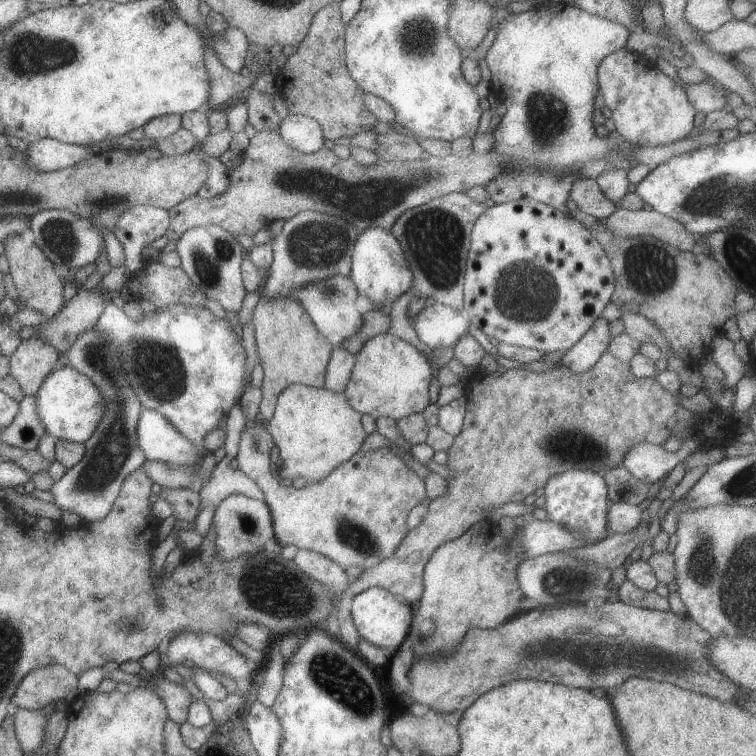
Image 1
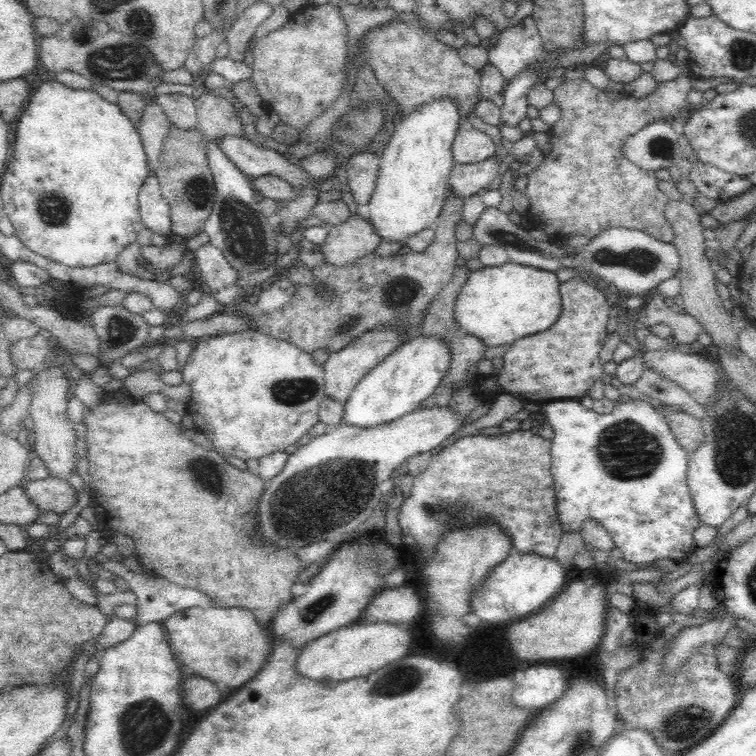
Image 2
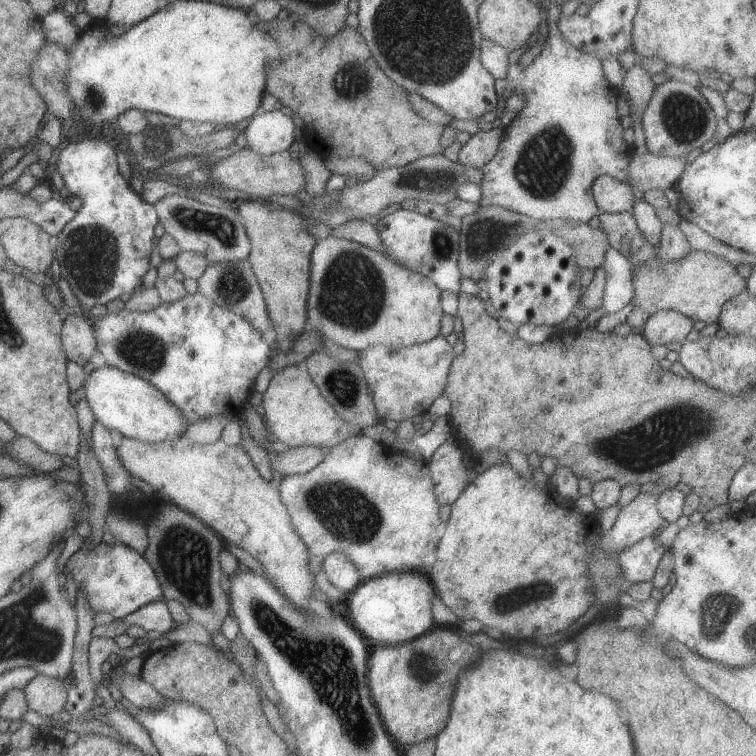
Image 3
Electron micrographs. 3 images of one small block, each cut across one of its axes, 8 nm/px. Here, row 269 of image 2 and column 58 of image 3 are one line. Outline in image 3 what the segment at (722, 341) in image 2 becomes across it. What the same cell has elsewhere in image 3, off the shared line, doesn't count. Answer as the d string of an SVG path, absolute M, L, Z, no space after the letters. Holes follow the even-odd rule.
M37 674L33 680L29 680L23 688L27 706L33 712L39 712L41 716L59 716L63 712L63 706L67 702L67 690L61 680L51 676Z

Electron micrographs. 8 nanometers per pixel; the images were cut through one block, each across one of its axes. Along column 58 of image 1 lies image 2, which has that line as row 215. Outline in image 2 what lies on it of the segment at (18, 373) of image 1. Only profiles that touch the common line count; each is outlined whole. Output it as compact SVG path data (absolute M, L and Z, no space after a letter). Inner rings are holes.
M350 214L346 222L328 228L328 238L320 246L324 260L332 266L346 266L358 258L372 254L382 238L372 228L370 220Z

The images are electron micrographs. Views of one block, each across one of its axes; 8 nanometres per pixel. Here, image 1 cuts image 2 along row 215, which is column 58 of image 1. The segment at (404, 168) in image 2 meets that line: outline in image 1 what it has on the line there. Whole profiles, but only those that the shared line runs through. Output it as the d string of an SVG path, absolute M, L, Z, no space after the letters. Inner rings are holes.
M71 366L53 370L39 386L35 394L35 412L45 428L45 434L51 434L59 442L85 444L95 432L99 420L103 418L105 406L99 388L81 372Z

